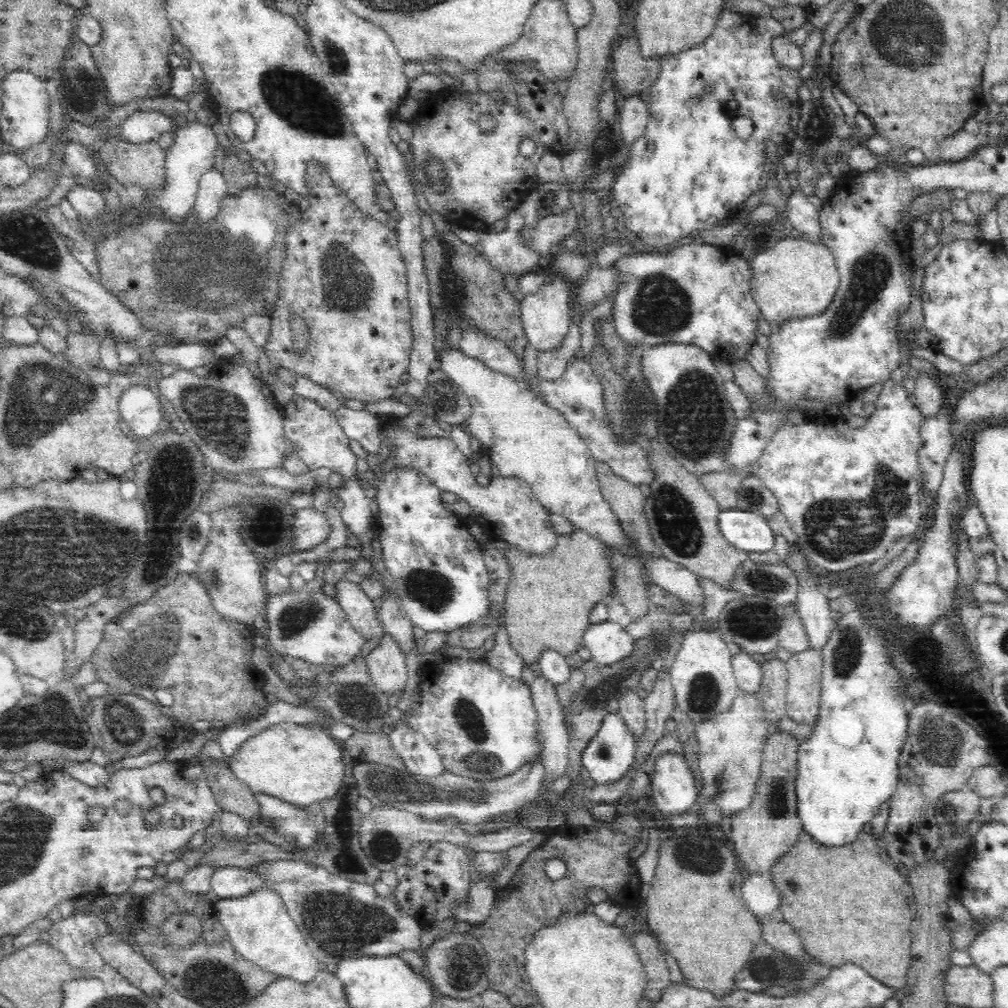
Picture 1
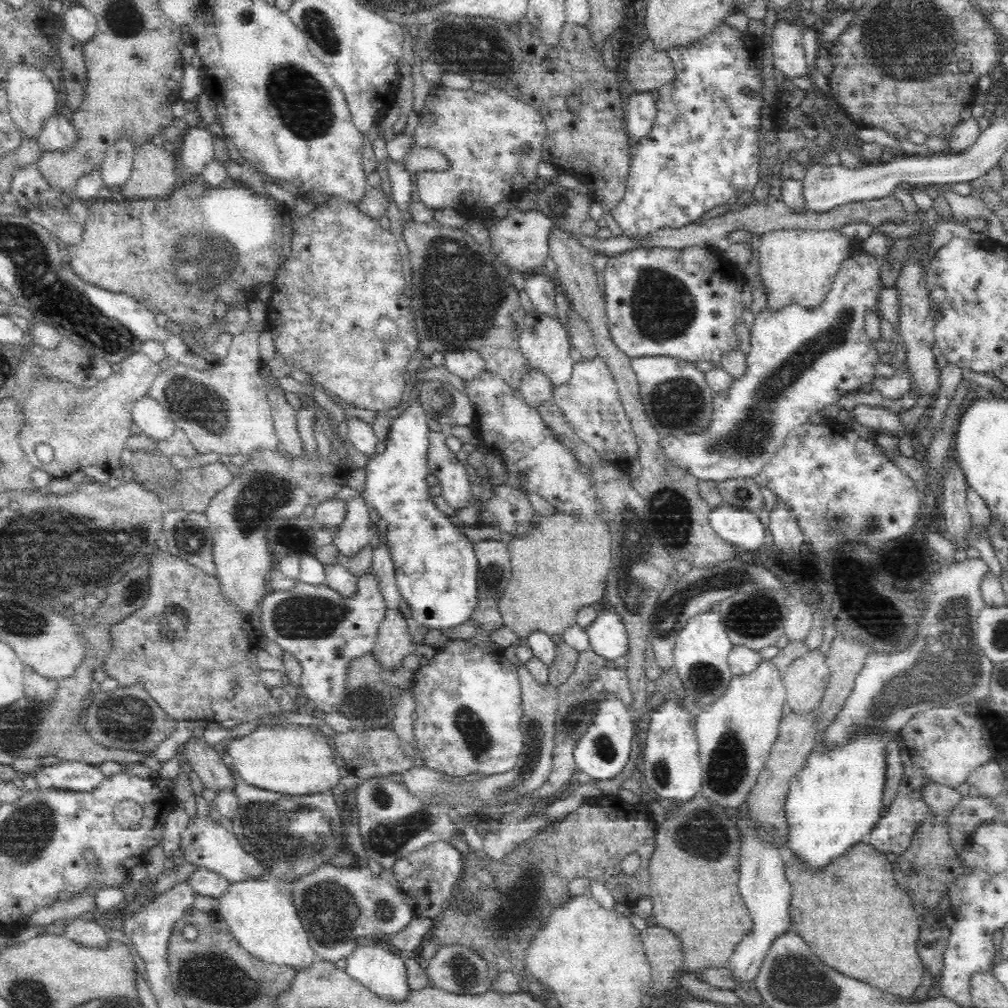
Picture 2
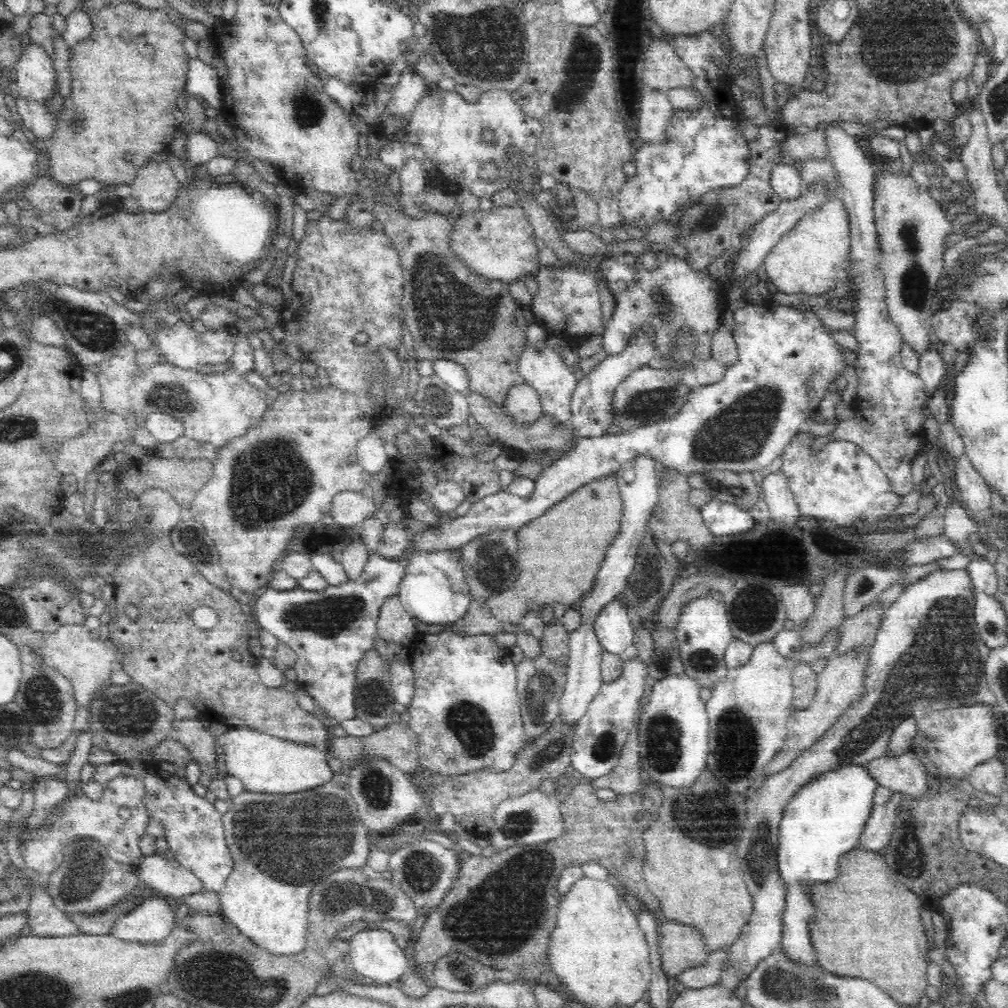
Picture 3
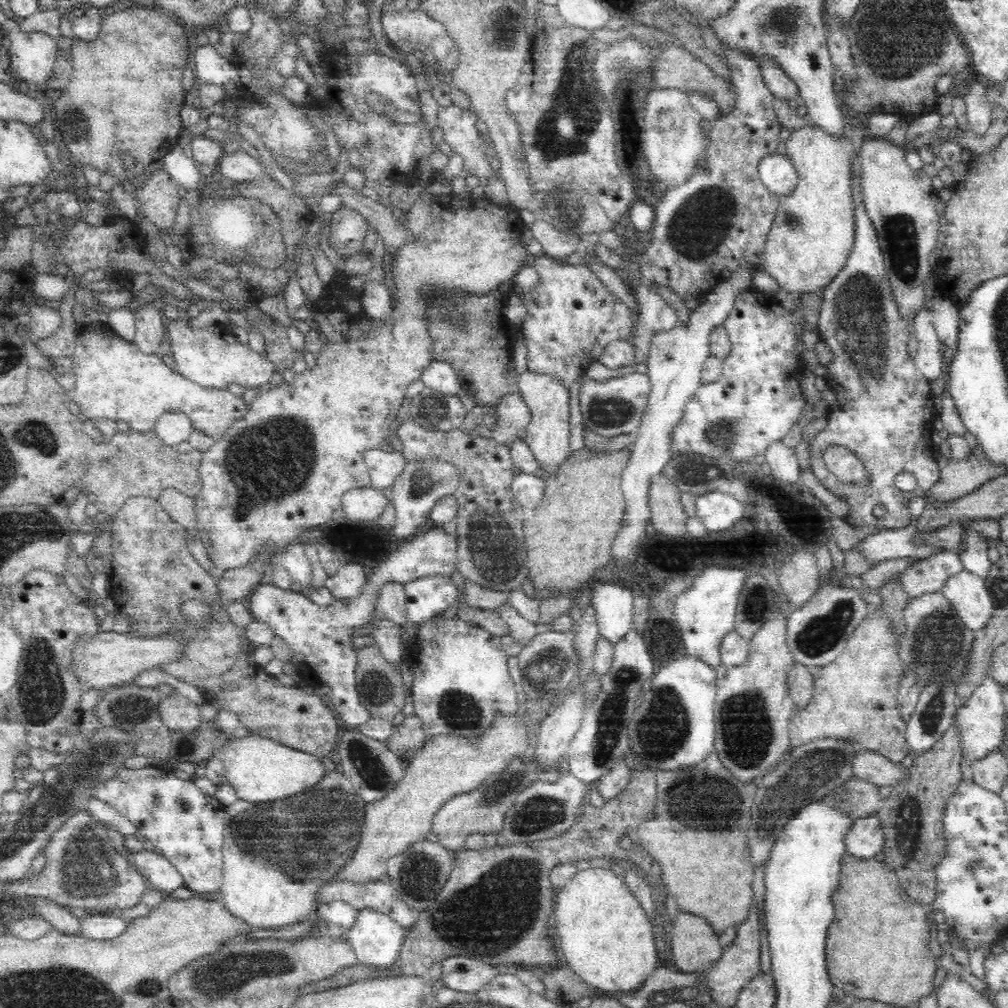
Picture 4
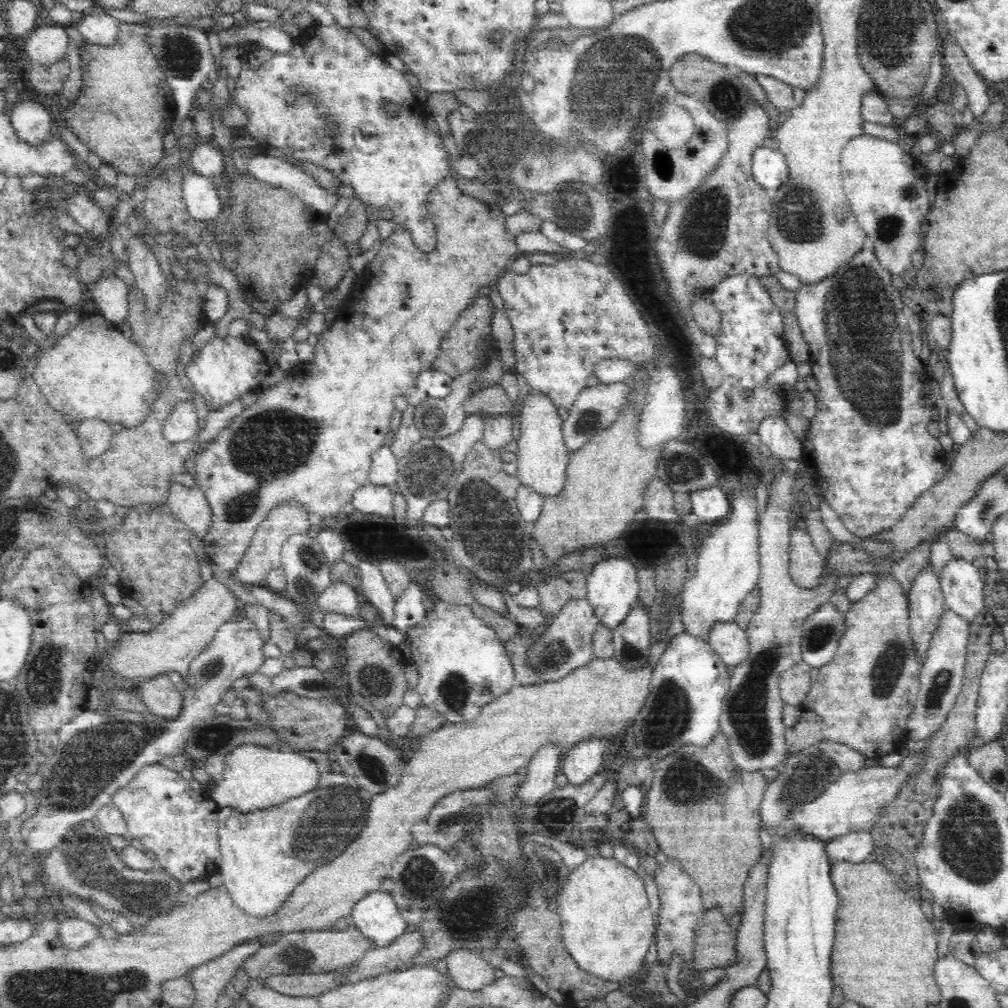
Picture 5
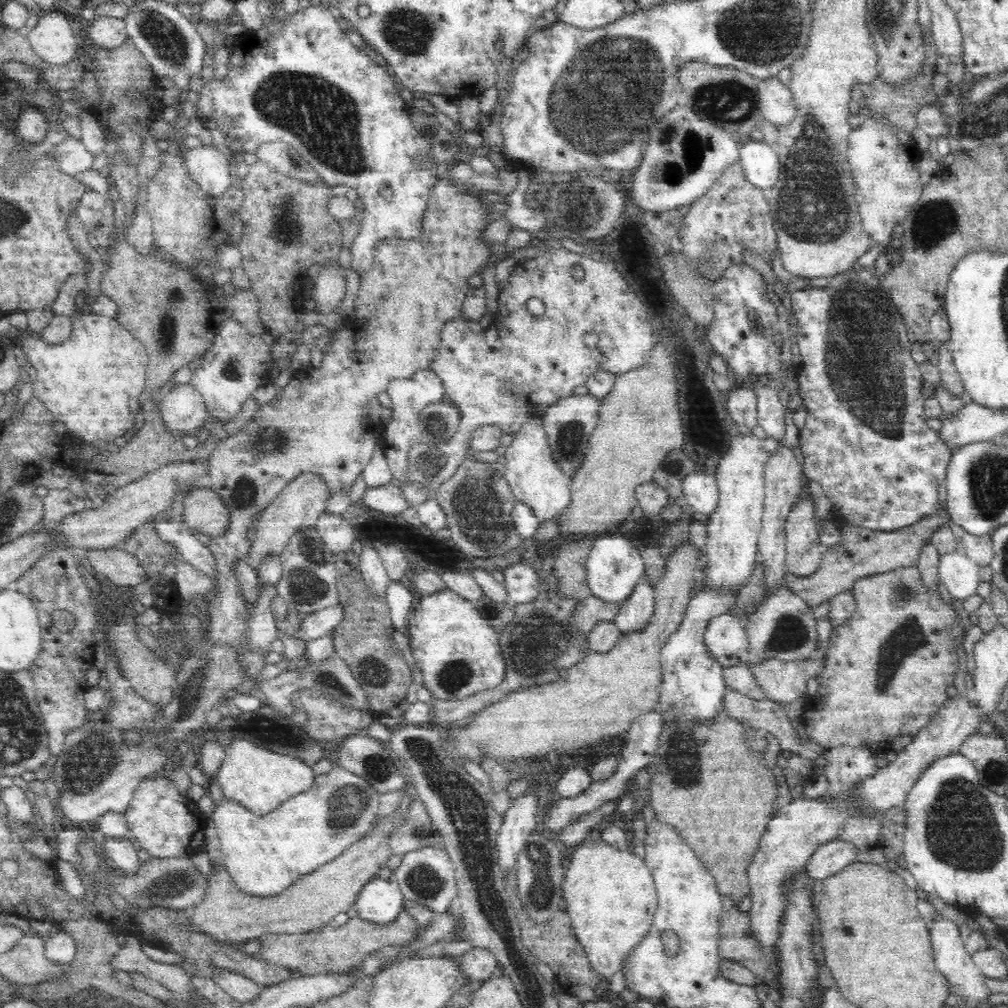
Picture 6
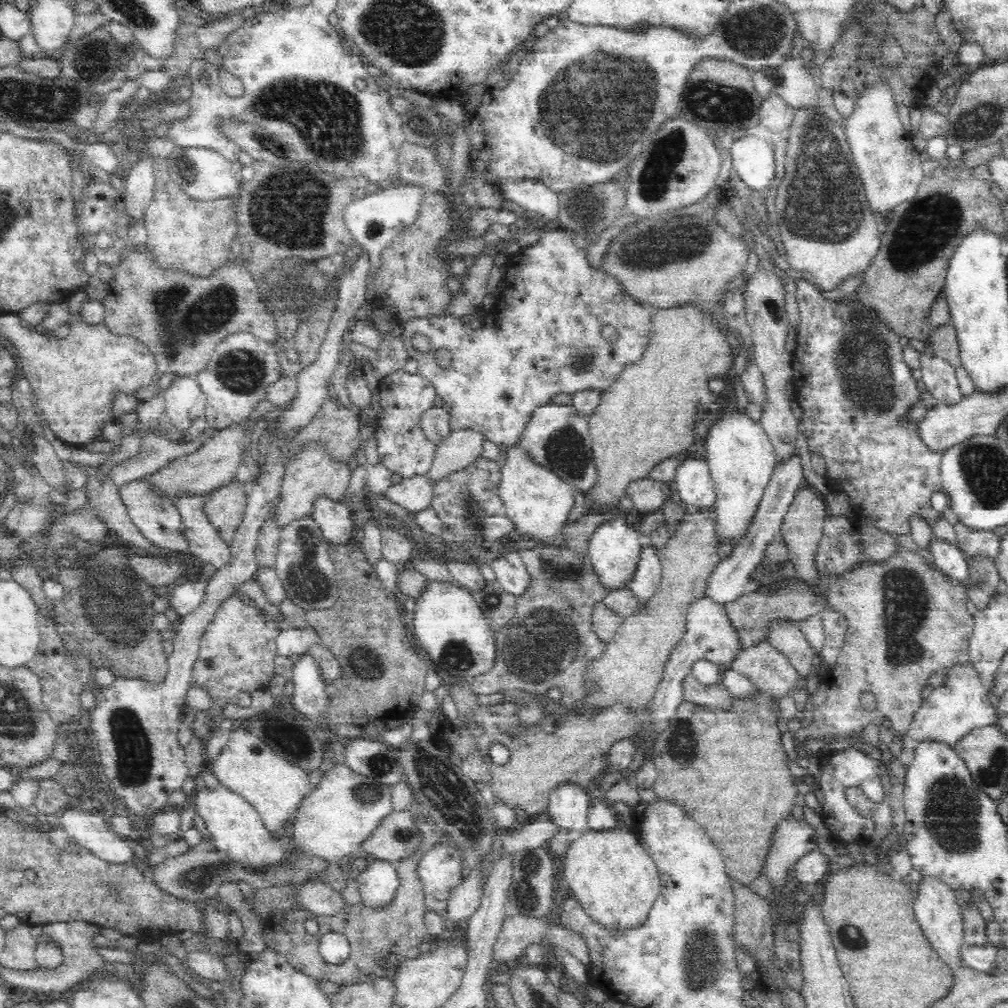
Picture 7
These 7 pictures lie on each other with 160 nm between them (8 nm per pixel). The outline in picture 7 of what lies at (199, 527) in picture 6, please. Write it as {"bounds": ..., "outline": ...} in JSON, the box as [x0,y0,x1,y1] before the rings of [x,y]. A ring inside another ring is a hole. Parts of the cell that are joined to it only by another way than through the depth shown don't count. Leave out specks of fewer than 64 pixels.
{"bounds":[207,478,251,550],"outline":[[[234,478],[207,502],[210,521],[228,550],[247,517],[251,484],[249,479],[242,481]]]}

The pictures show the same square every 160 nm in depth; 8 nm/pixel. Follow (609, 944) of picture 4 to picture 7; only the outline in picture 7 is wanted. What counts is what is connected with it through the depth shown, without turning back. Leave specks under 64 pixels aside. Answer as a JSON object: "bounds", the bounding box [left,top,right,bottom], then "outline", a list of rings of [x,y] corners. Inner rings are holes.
{"bounds":[560,821,660,928],"outline":[[[616,821],[612,827],[601,829],[588,827],[570,842],[560,860],[561,877],[576,894],[580,904],[590,917],[608,927],[624,928],[640,922],[660,890],[656,862],[638,840],[639,835],[630,832],[625,823]]]}

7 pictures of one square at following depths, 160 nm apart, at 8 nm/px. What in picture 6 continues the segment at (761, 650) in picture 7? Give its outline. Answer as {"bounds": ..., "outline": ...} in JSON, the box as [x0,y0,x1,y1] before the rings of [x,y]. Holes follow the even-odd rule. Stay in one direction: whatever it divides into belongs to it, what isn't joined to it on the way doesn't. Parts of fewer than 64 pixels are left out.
{"bounds":[746,656,806,703],"outline":[[[772,656],[760,658],[760,660],[747,660],[746,662],[749,672],[754,677],[758,686],[765,692],[770,700],[780,703],[790,703],[794,698],[804,694],[804,686],[806,686],[806,672],[804,672],[799,661],[784,661]]]}

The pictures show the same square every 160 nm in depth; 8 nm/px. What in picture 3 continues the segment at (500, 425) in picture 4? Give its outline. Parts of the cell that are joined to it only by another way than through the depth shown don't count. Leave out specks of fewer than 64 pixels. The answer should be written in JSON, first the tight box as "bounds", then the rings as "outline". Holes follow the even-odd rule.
{"bounds":[502,383,541,425],"outline":[[[524,383],[508,390],[502,409],[514,422],[521,425],[534,422],[541,416],[537,395]]]}

